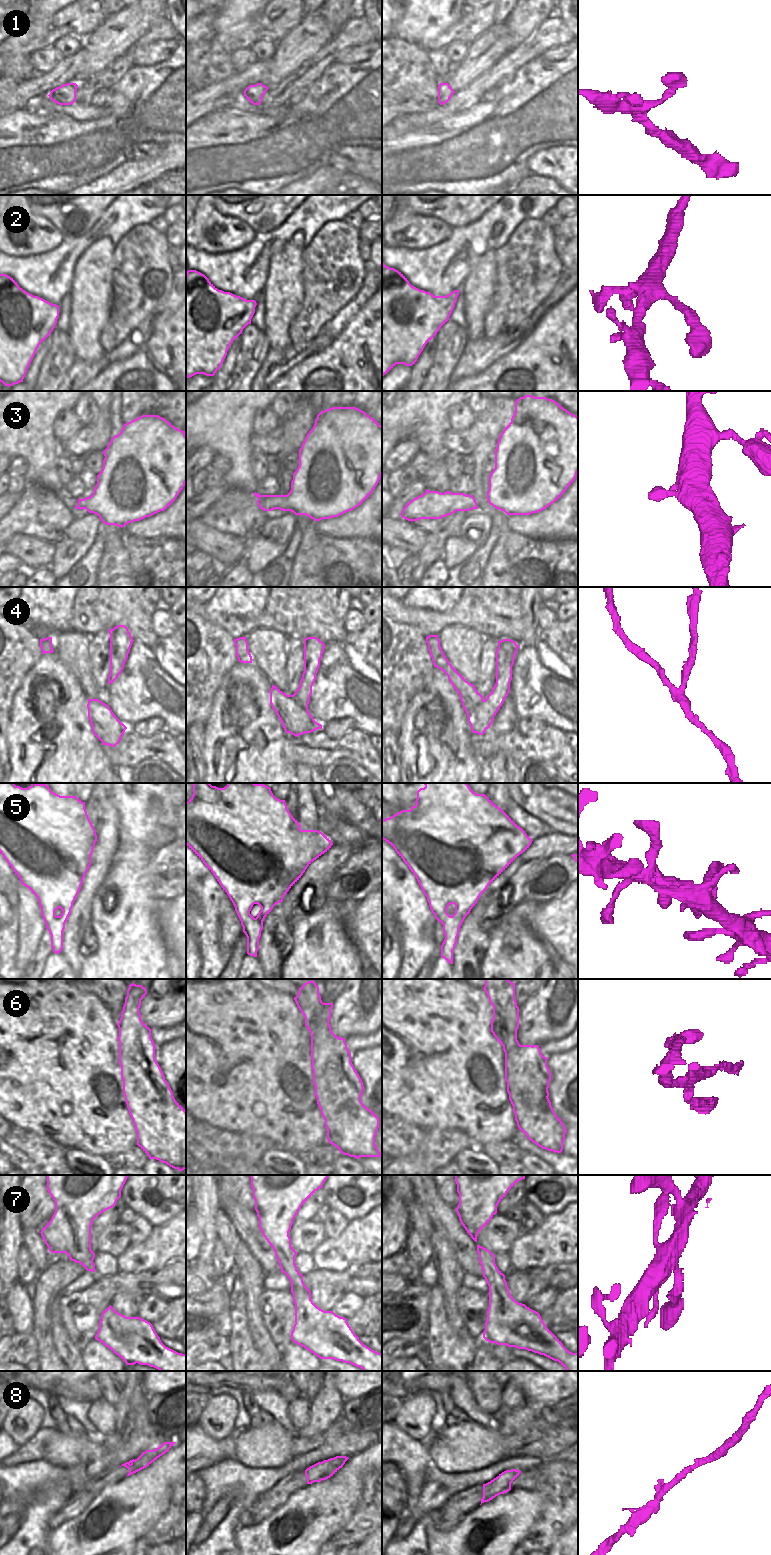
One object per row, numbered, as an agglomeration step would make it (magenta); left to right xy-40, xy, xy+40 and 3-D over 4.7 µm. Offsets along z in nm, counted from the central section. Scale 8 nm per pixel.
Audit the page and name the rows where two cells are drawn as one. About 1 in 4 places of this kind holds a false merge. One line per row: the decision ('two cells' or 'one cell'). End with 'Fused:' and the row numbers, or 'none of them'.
1: one cell
2: one cell
3: one cell
4: two cells
5: one cell
6: two cells
7: one cell
8: one cell
Fused: 4, 6

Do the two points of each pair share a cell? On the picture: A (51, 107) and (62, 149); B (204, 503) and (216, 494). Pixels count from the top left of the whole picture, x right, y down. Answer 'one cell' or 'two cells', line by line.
A: two cells
B: one cell

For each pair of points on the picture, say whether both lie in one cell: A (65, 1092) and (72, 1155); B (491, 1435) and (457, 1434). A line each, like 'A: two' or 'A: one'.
A: two
B: one

